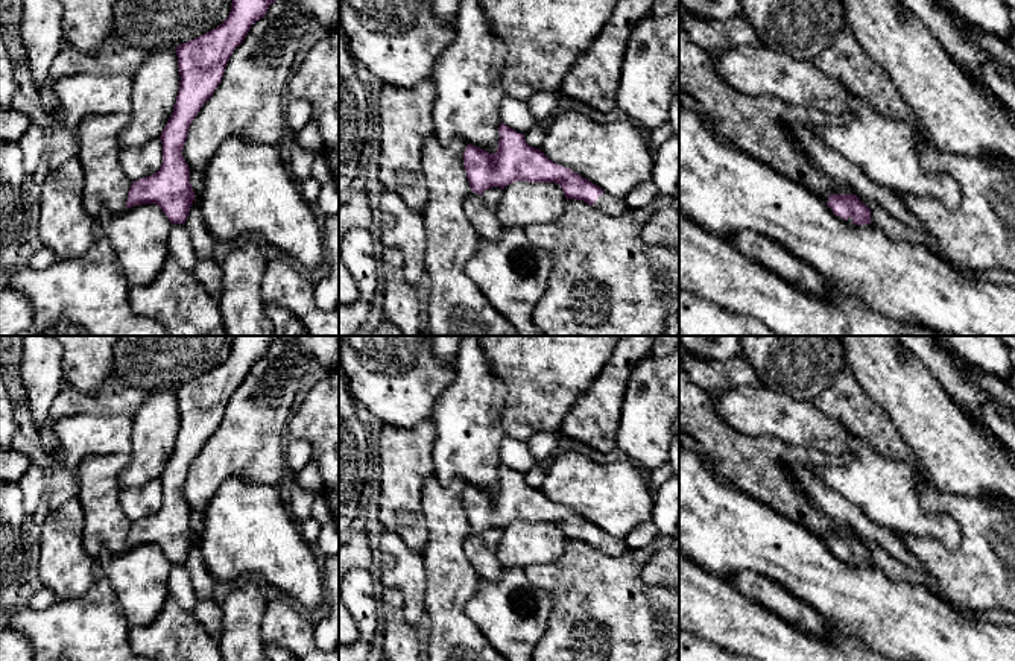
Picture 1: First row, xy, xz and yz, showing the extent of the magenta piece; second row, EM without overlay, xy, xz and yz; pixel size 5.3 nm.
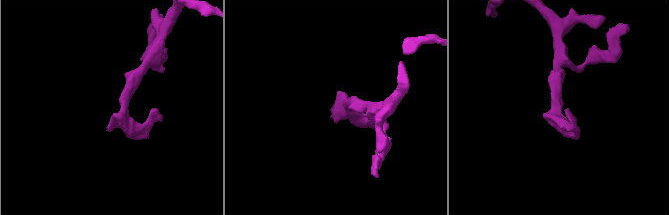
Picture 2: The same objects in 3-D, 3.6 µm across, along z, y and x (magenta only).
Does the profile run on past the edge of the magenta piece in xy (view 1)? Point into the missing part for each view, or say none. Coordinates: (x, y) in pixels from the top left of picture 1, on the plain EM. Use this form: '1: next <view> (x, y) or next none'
1: next none

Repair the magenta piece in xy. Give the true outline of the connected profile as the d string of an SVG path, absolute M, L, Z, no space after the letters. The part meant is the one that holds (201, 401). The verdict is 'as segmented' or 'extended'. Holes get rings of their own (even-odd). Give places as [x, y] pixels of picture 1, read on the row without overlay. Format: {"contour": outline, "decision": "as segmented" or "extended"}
{"contour": "M236 336L228 359L216 369L175 387L181 415L172 457L161 473L163 504L150 517L134 521L126 547L157 544L170 564L185 564L194 532L182 497L188 468L222 422L226 403L251 366L264 357L280 336Z", "decision": "as segmented"}

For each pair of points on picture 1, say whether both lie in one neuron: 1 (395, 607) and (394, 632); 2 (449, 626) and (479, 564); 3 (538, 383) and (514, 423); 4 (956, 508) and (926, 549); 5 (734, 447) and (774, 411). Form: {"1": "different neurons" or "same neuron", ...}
{"1": "same neuron", "2": "different neurons", "3": "same neuron", "4": "same neuron", "5": "different neurons"}

